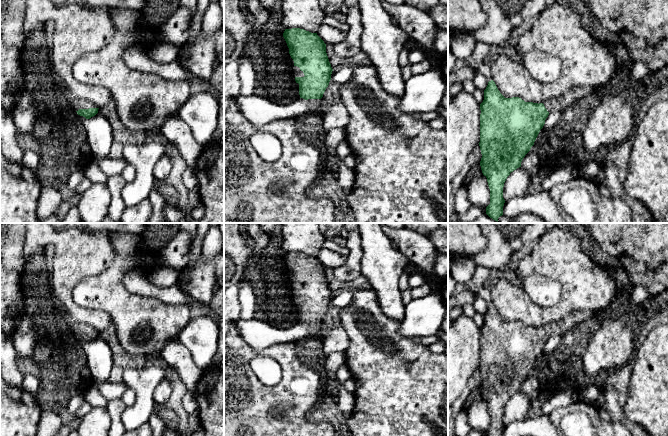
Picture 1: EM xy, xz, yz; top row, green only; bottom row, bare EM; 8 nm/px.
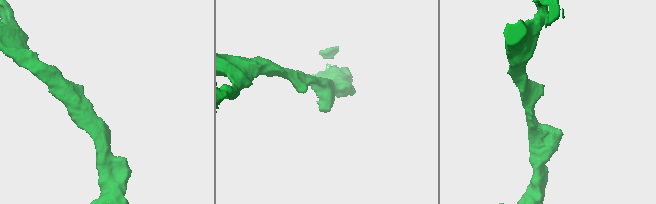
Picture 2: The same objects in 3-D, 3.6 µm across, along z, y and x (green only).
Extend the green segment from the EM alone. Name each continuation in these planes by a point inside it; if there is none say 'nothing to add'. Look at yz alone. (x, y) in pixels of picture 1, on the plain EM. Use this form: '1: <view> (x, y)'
1: yz (561, 327)

